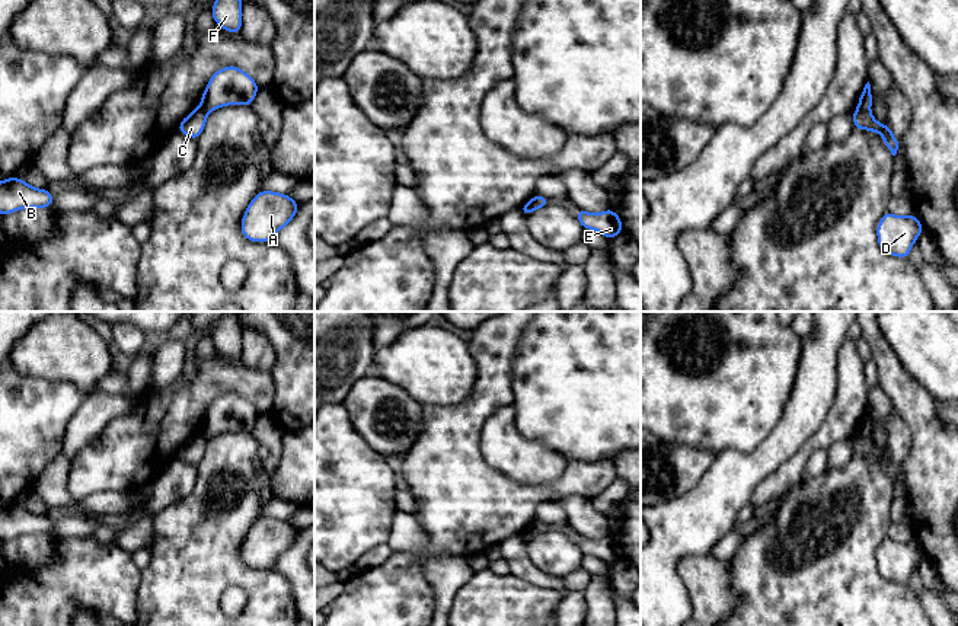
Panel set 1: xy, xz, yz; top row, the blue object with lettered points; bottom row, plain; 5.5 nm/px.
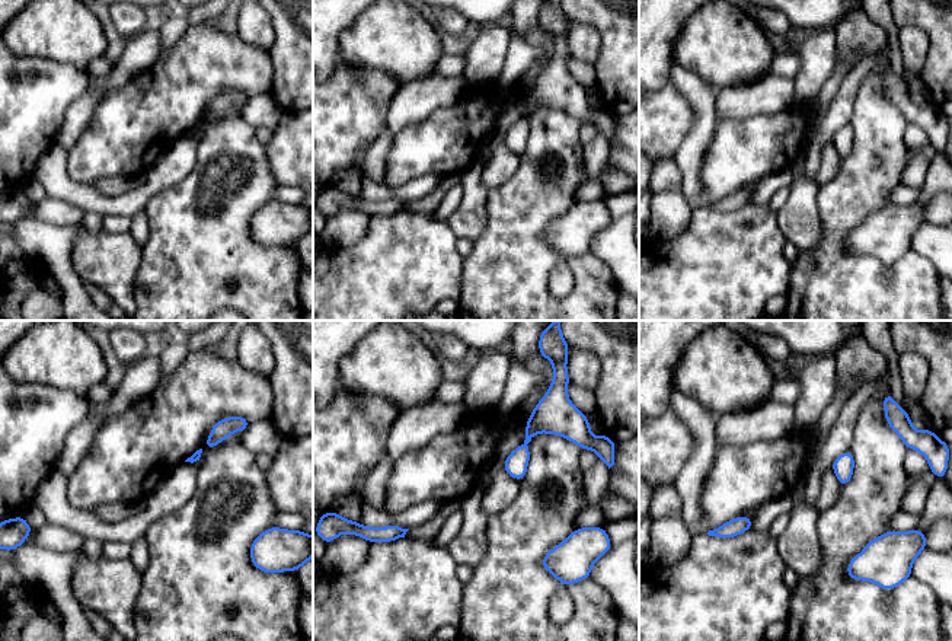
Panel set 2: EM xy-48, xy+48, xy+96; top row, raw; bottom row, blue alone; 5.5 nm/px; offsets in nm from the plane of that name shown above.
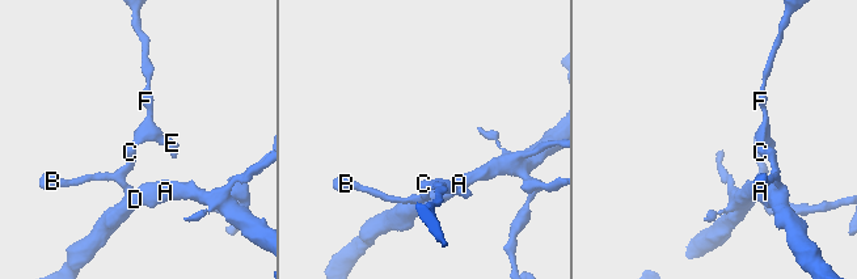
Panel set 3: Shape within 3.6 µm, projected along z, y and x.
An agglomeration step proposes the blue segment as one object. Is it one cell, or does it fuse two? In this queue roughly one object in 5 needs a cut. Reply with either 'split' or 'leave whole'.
split

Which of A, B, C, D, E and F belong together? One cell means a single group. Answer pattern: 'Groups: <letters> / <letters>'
Groups: A B C D / E F

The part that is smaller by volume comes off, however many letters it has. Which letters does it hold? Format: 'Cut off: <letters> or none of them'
Cut off: E, F

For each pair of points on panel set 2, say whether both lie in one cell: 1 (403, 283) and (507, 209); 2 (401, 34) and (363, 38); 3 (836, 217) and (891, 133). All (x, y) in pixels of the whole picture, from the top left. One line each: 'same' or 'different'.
1: different
2: same
3: same

